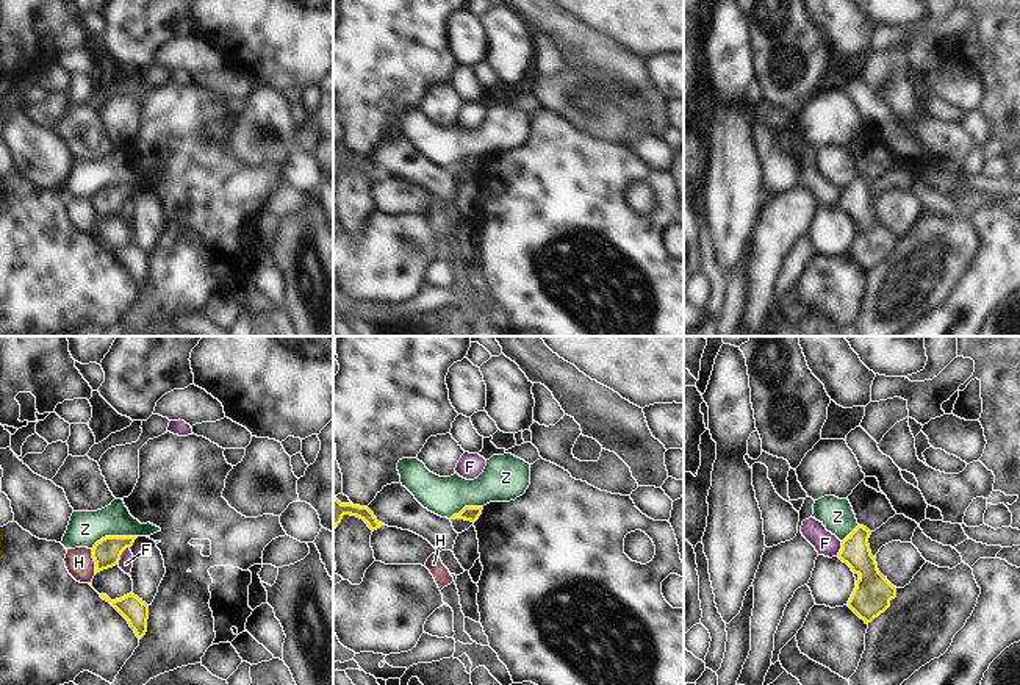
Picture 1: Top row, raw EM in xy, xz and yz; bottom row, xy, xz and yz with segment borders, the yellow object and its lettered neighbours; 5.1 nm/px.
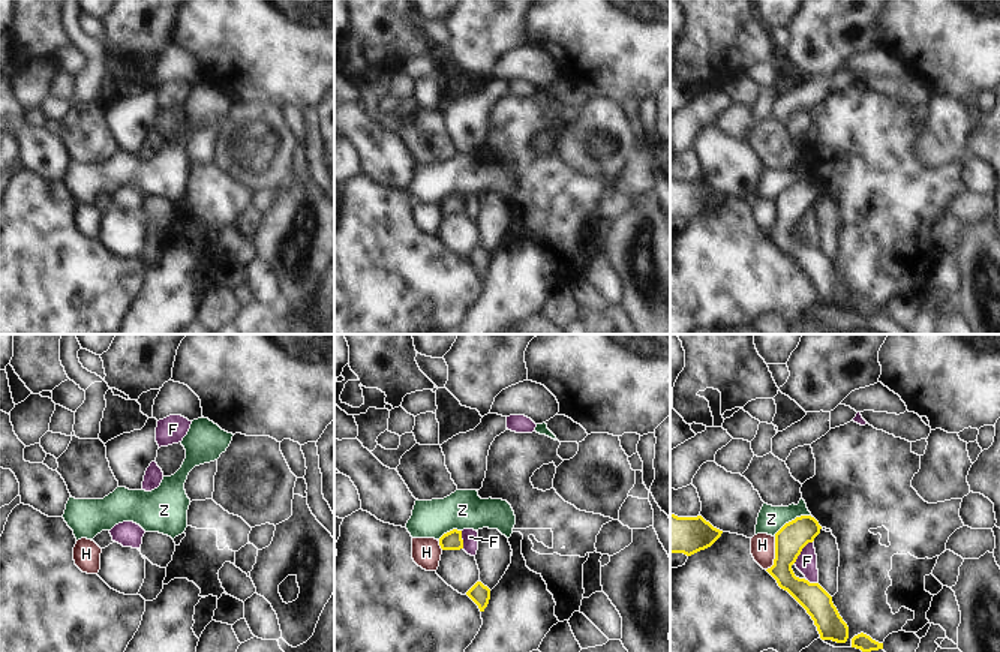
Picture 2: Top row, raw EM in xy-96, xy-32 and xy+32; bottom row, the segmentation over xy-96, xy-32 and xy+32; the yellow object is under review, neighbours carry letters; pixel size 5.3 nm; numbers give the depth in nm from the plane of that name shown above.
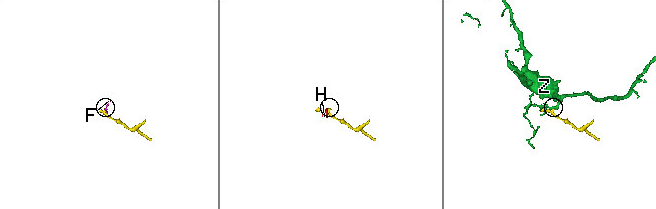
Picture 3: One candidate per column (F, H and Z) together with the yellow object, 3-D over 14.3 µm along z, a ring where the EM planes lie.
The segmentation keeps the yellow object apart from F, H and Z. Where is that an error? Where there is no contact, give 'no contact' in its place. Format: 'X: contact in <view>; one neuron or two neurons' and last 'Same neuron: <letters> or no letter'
F: contact in xy; two neurons
H: contact in xy; two neurons
Z: contact in xy; two neurons
Same neuron: no letter

